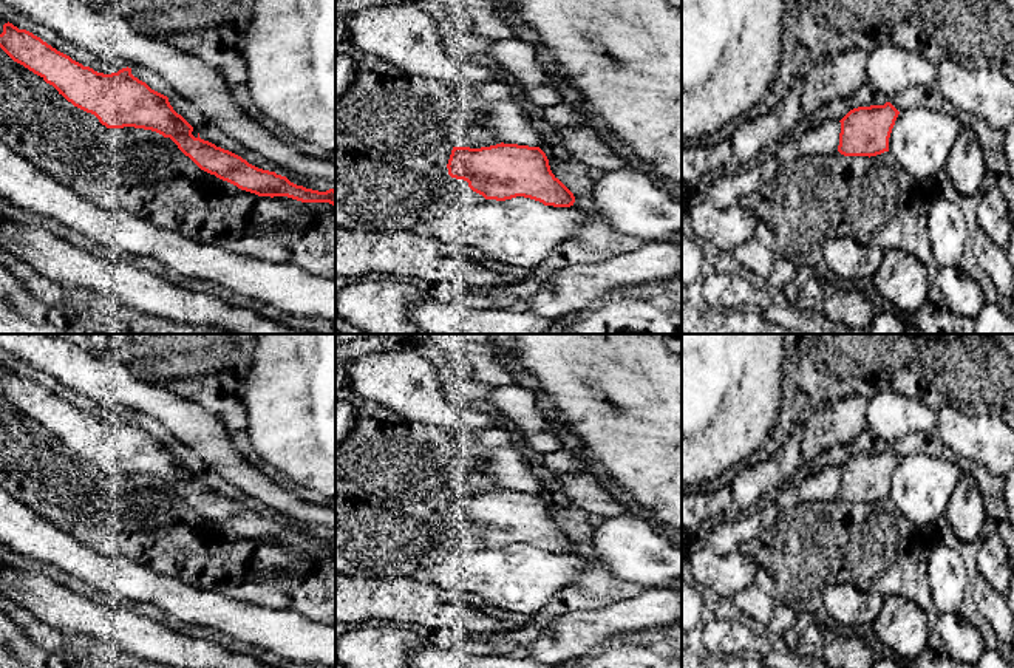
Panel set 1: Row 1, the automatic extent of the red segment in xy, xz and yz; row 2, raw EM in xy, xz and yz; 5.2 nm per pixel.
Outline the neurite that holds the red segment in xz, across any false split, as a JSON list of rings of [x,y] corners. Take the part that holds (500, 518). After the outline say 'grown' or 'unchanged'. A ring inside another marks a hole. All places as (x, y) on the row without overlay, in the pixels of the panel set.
[[[504,489],[481,495],[453,493],[447,515],[451,524],[467,527],[468,533],[485,546],[524,543],[553,554],[570,554],[575,549],[573,540],[552,520],[539,493]]]; unchanged

